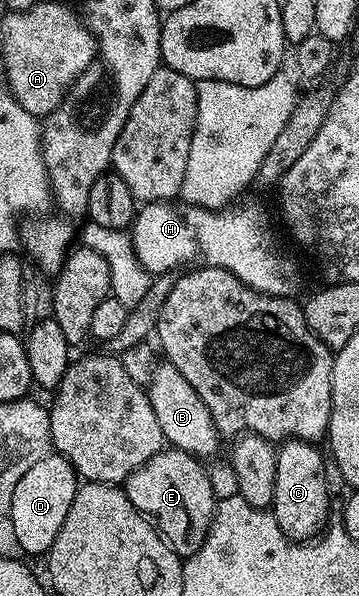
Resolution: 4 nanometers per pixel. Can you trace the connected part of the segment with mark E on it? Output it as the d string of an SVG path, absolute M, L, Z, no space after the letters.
M163 449L158 451L148 461L144 461L144 465L137 467L126 478L124 490L128 501L132 501L132 505L136 505L138 512L149 518L150 522L158 528L158 534L179 555L183 557L195 555L202 548L202 542L206 539L206 534L210 531L210 522L214 516L216 500L214 498L209 470L195 456L177 449Z

